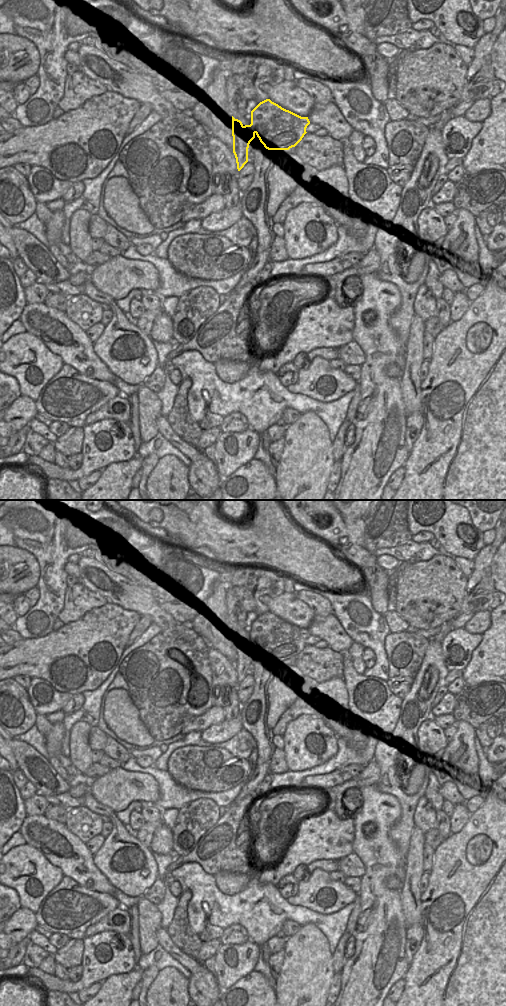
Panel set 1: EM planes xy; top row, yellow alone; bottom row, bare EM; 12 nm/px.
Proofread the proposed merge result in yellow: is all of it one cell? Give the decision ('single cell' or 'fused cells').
fused cells

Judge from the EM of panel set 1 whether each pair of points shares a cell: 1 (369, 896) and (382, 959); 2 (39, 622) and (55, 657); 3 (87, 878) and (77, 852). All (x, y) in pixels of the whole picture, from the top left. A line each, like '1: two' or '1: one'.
1: one
2: two
3: one

